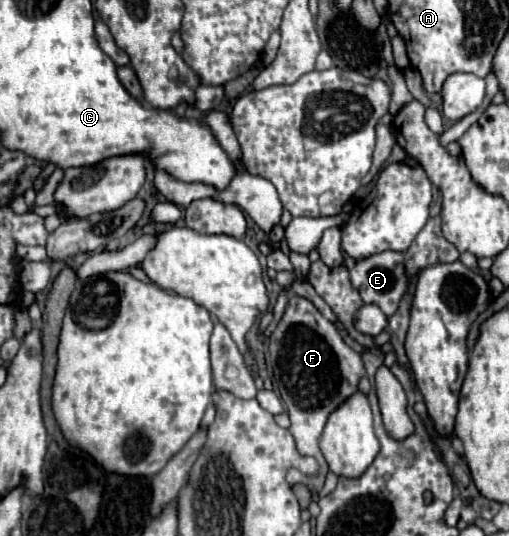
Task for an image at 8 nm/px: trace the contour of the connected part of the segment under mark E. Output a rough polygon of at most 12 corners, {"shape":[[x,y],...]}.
{"shape":[[403,254],[359,260],[351,284],[391,316],[407,290]]}

